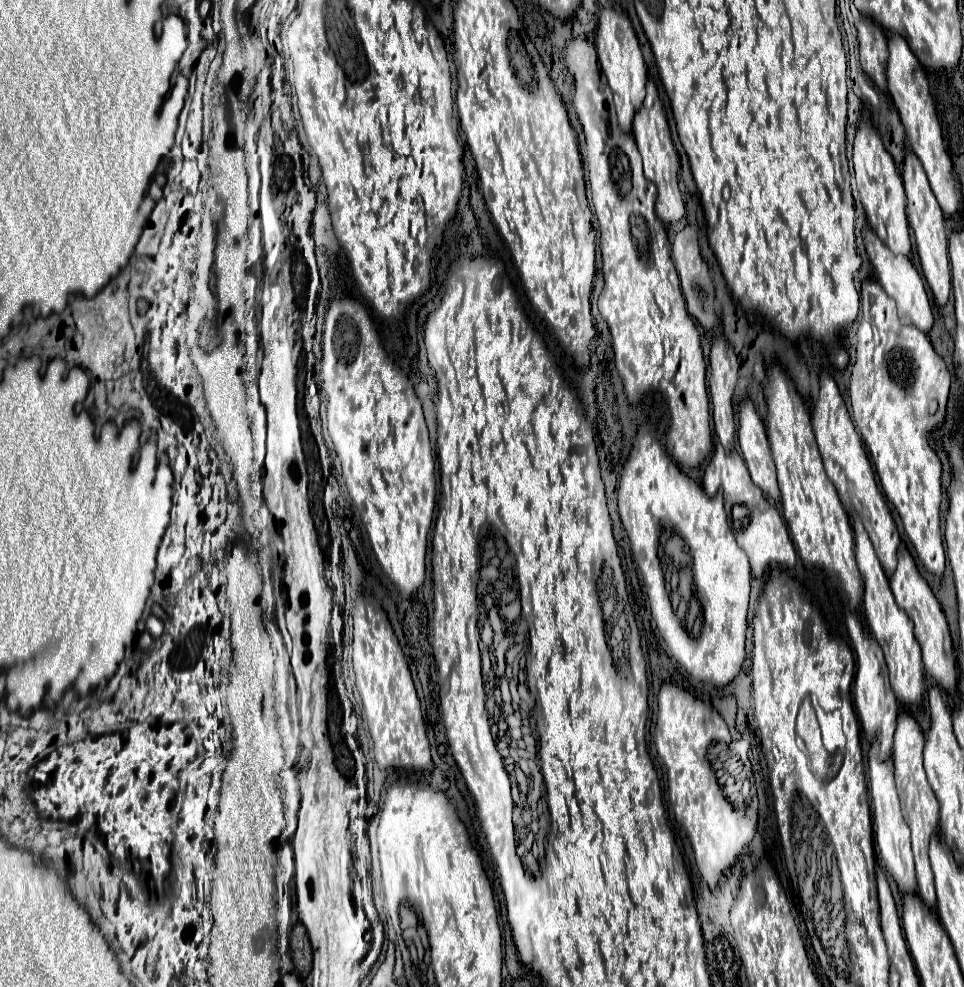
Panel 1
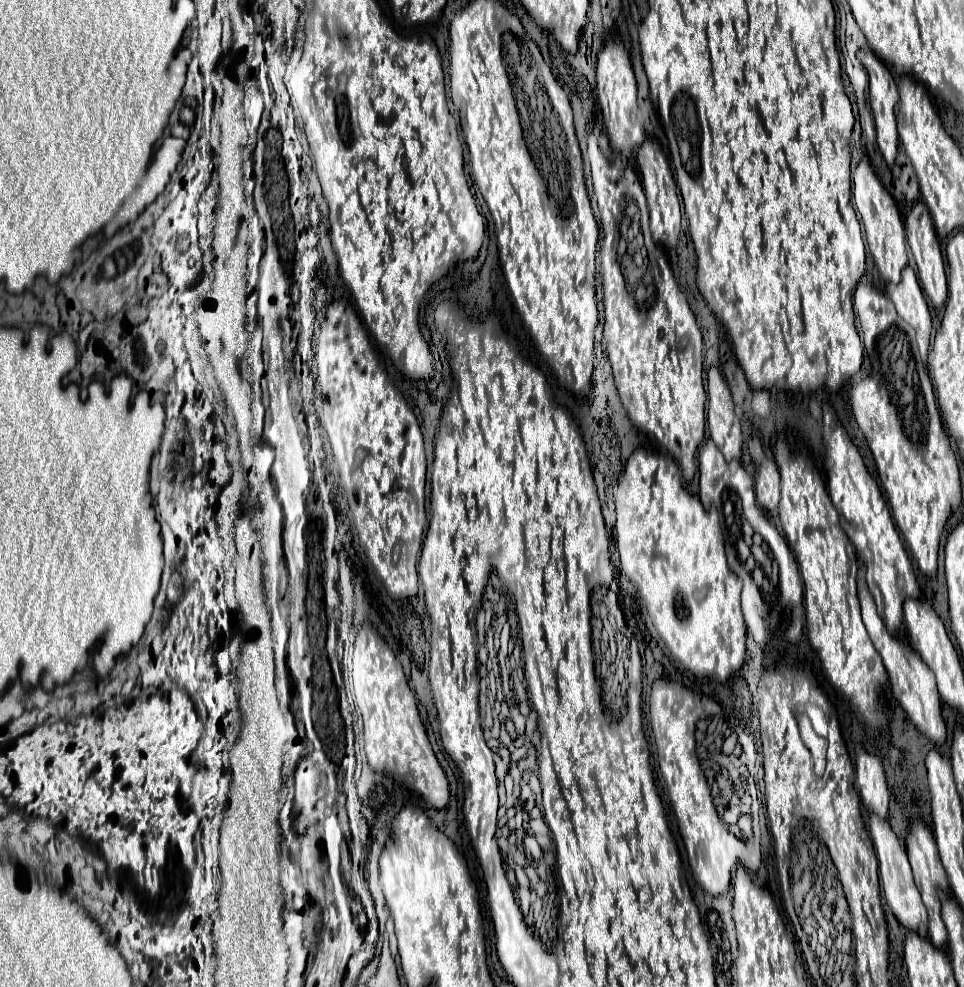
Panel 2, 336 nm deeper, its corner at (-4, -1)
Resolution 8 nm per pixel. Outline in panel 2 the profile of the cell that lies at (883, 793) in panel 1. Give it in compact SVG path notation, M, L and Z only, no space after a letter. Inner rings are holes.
M869 817L869 835L873 839L875 853L879 859L879 877L881 877L881 885L885 891L885 899L887 899L893 915L905 929L917 931L917 933L921 933L921 937L927 937L927 911L925 911L921 895L917 893L917 887L913 883L911 865L907 859L905 845L893 833L889 821L887 819L881 821L881 817Z

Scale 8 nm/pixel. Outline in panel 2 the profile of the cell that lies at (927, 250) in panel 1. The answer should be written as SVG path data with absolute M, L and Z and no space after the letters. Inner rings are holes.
M917 201L907 215L907 241L919 267L919 281L933 307L943 307L947 301L947 277L933 219L923 201Z

